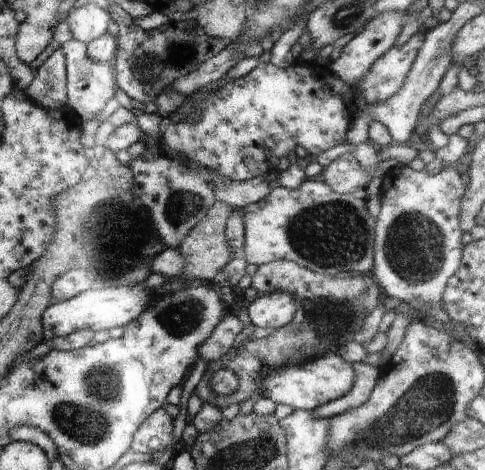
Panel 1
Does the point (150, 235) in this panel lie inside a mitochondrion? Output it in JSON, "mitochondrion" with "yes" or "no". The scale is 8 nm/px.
{"mitochondrion":"yes"}

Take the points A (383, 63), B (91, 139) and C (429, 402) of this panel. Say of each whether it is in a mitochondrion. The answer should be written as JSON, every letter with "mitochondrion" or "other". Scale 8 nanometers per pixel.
{"A":"other","B":"other","C":"mitochondrion"}

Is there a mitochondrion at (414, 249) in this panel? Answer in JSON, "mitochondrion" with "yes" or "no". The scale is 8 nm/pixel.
{"mitochondrion":"yes"}

